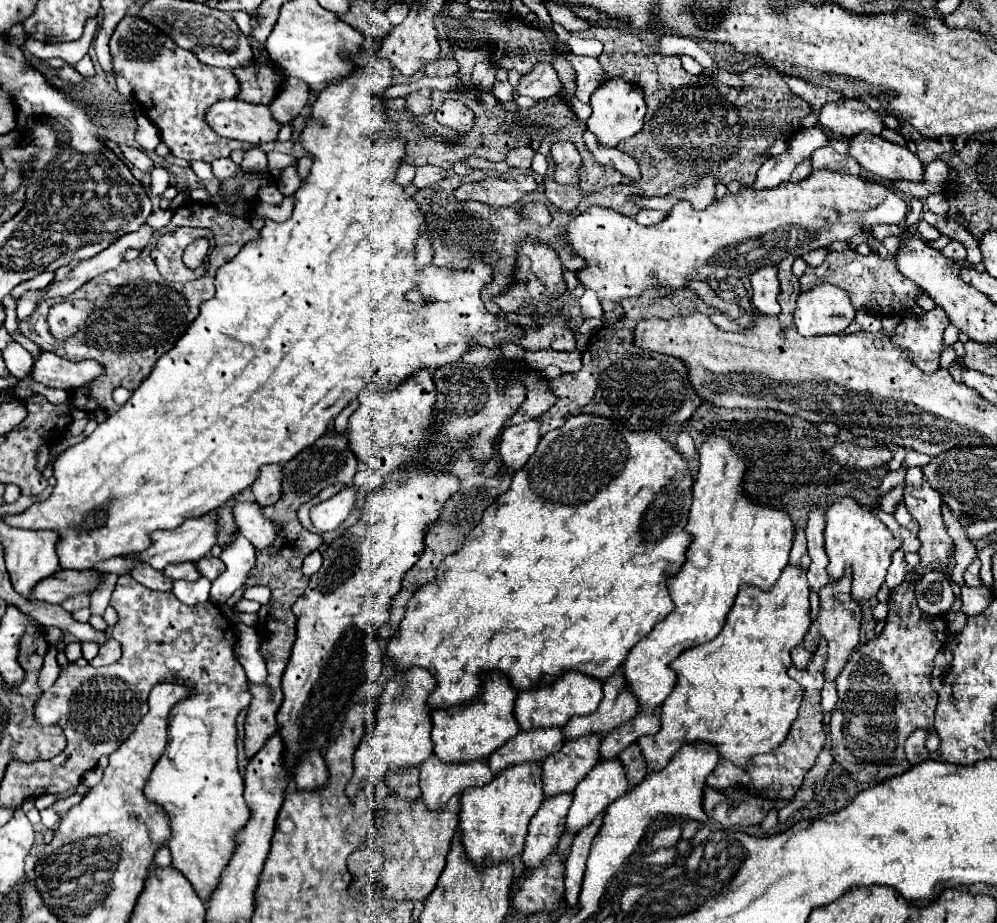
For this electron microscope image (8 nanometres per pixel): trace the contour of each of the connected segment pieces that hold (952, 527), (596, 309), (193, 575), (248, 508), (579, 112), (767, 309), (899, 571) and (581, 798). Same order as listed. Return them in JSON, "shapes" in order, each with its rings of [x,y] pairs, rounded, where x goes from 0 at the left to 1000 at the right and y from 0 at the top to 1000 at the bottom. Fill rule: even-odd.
{"shapes":[[[[945,546],[945,561],[947,561],[947,568],[949,568],[949,574],[951,579],[955,581],[957,585],[957,605],[959,605],[959,613],[957,613],[957,620],[955,620],[955,628],[961,633],[961,635],[967,635],[967,618],[975,611],[975,607],[979,605],[979,592],[977,587],[971,583],[969,574],[963,570],[959,557],[949,550],[949,546]]],[[[592,314],[586,316],[586,321],[582,323],[582,334],[584,334],[584,345],[604,345],[606,340],[602,334],[602,325]]],[[[181,609],[181,613],[173,611],[164,615],[164,622],[171,624],[173,628],[197,628],[201,626],[201,618],[197,615],[197,609]]],[[[239,544],[235,548],[237,570],[243,581],[247,581],[257,596],[265,596],[265,592],[273,592],[281,570],[277,566],[269,566],[263,557],[263,548],[257,544]]],[[[576,106],[576,108],[572,108],[572,117],[576,119],[576,124],[580,126],[582,132],[588,132],[592,128],[592,113],[586,113],[580,106]]],[[[770,288],[762,290],[758,297],[752,299],[754,306],[754,327],[756,332],[770,342],[780,342],[782,340],[782,303],[780,303],[780,290]]],[[[899,596],[897,602],[895,602],[895,611],[891,615],[891,624],[889,624],[889,633],[893,639],[897,639],[909,624],[911,620],[911,613],[909,613],[909,607],[907,607],[907,598],[905,596]]],[[[620,821],[600,826],[576,856],[576,867],[568,884],[568,901],[580,904],[598,884],[606,882],[616,867],[624,865],[626,858],[630,858],[630,845]]]]}

